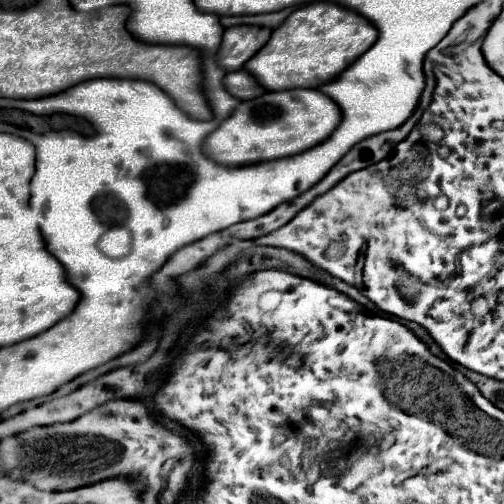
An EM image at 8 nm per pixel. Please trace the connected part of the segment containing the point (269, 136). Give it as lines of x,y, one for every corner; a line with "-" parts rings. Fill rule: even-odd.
294,88
282,92
266,92
264,96
240,102
228,120
224,120
208,140
204,152
220,164
256,164
260,160
276,160
294,156
324,142
340,124
342,112
338,104
316,88

